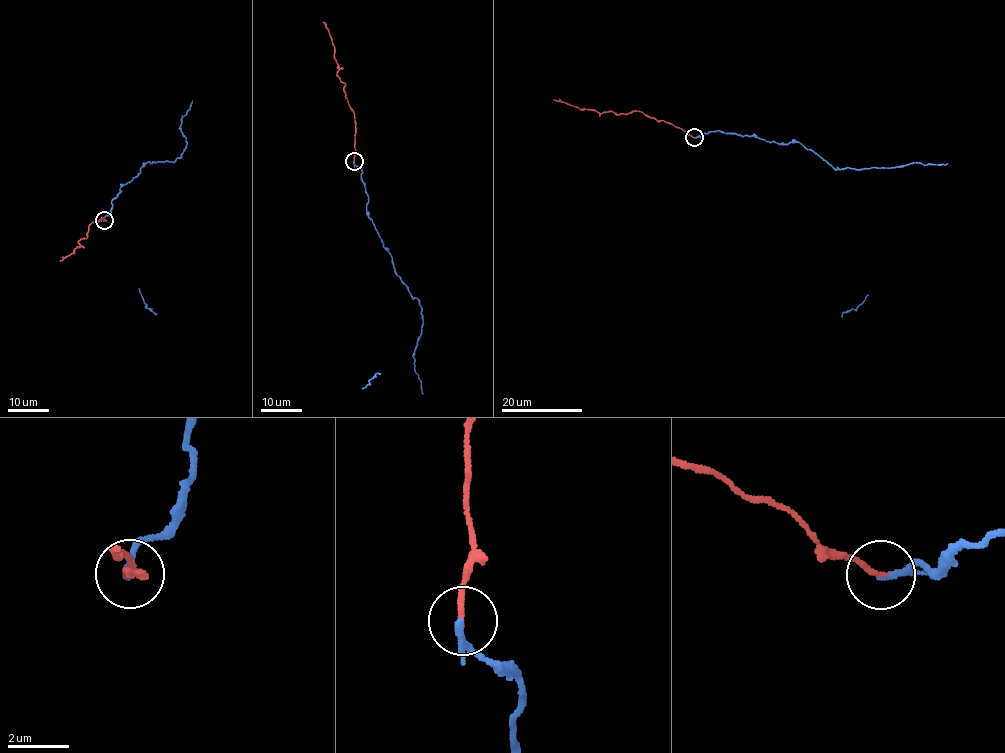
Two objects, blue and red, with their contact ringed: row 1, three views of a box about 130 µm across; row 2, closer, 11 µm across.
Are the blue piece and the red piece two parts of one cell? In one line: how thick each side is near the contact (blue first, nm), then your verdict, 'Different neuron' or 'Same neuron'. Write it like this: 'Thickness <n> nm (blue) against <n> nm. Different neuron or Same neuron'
Thickness 140 nm (blue) against 160 nm. Same neuron

